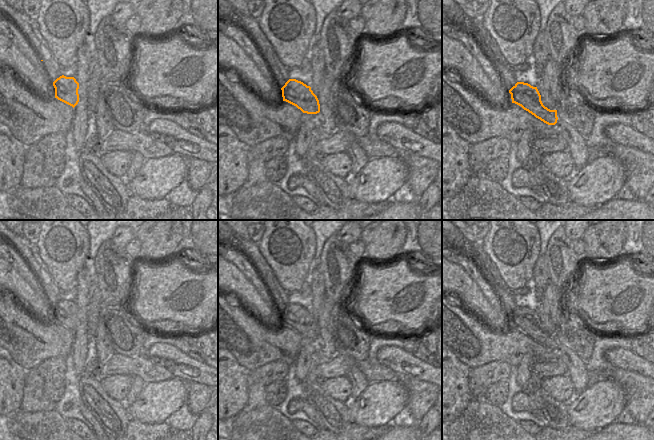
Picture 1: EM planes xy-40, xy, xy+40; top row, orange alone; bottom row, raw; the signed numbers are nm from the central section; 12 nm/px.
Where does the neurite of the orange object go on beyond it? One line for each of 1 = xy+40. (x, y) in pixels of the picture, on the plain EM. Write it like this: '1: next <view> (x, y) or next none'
1: next none

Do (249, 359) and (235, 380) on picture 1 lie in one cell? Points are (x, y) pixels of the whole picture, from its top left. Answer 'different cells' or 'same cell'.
different cells

